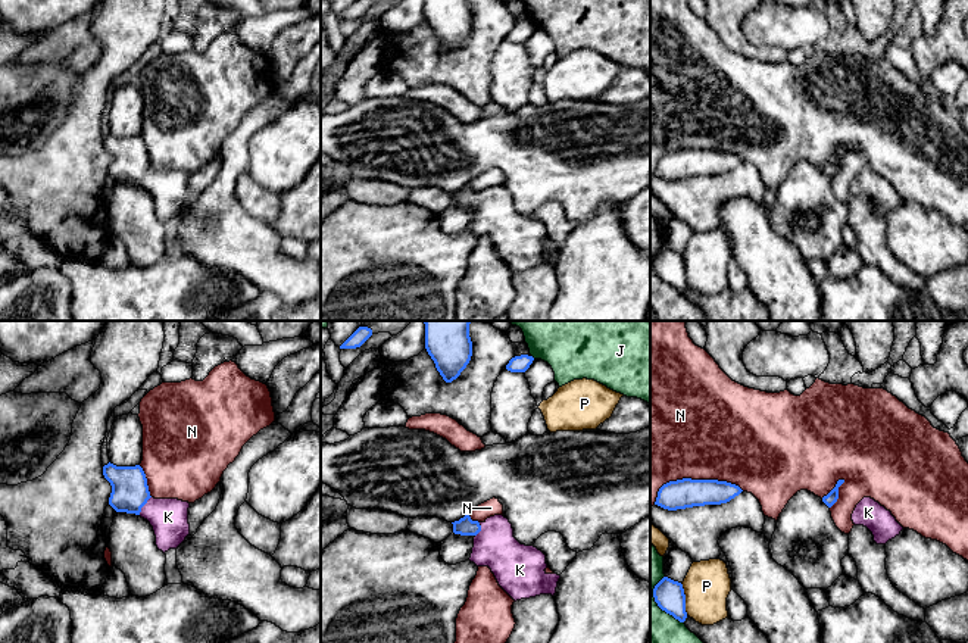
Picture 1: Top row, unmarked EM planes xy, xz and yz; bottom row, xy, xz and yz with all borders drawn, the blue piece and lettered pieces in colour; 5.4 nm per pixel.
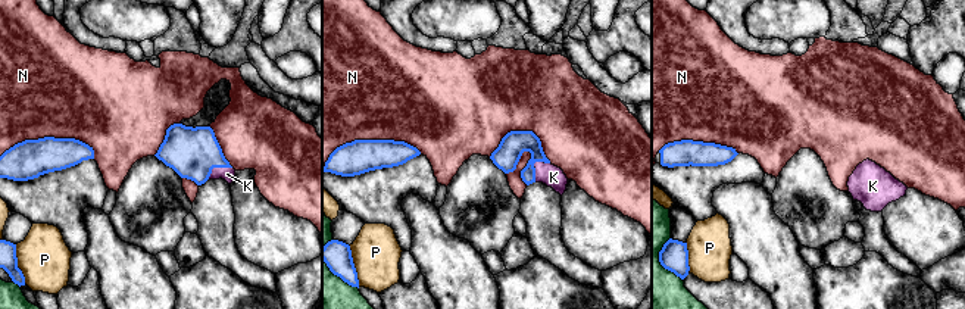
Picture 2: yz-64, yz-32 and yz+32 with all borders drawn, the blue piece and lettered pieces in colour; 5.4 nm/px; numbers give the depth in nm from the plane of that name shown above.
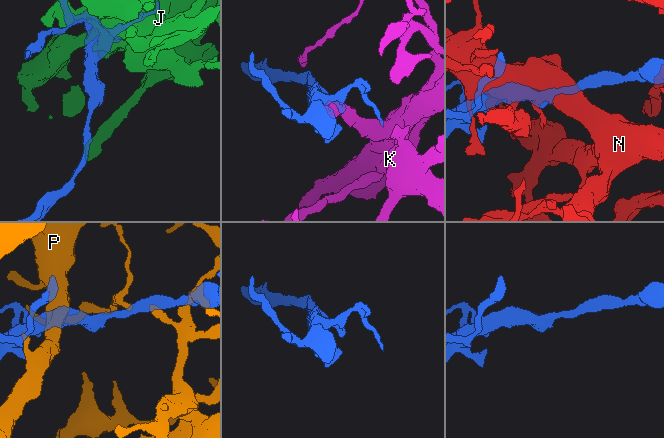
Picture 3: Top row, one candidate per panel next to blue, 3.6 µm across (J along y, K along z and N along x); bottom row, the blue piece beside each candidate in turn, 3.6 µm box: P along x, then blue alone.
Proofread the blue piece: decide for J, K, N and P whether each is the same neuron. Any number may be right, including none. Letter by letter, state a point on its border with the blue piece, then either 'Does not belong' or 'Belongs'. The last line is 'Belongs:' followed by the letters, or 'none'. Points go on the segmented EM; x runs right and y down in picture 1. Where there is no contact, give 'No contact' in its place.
J: Touches blue at yz (656, 602). Does not belong
K: Touches blue at xy (144, 503). Does not belong
N: Touches blue at yz (693, 480). Does not belong
P: Touches blue at yz (684, 599). Does not belong
Belongs: none

